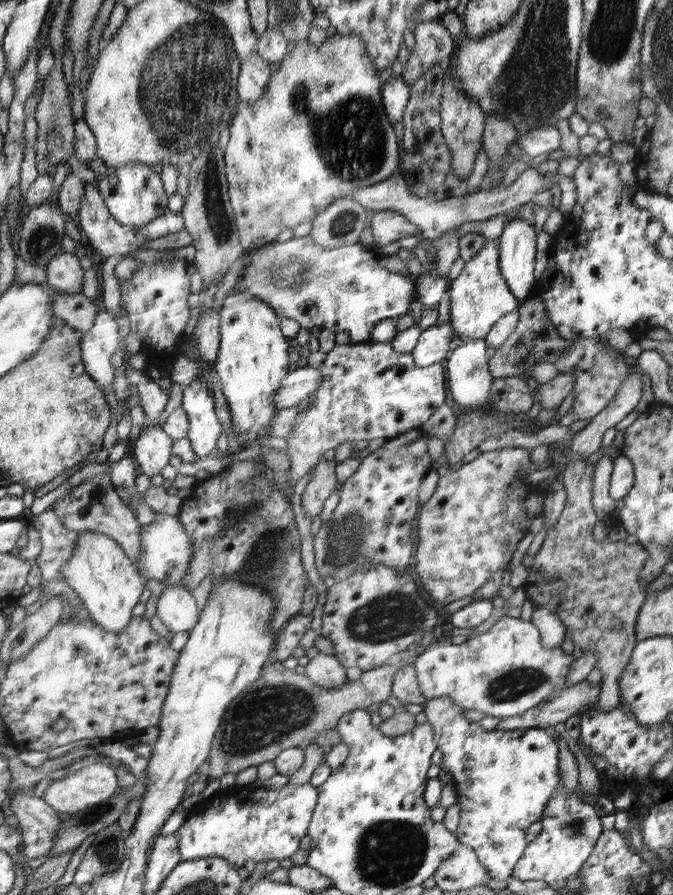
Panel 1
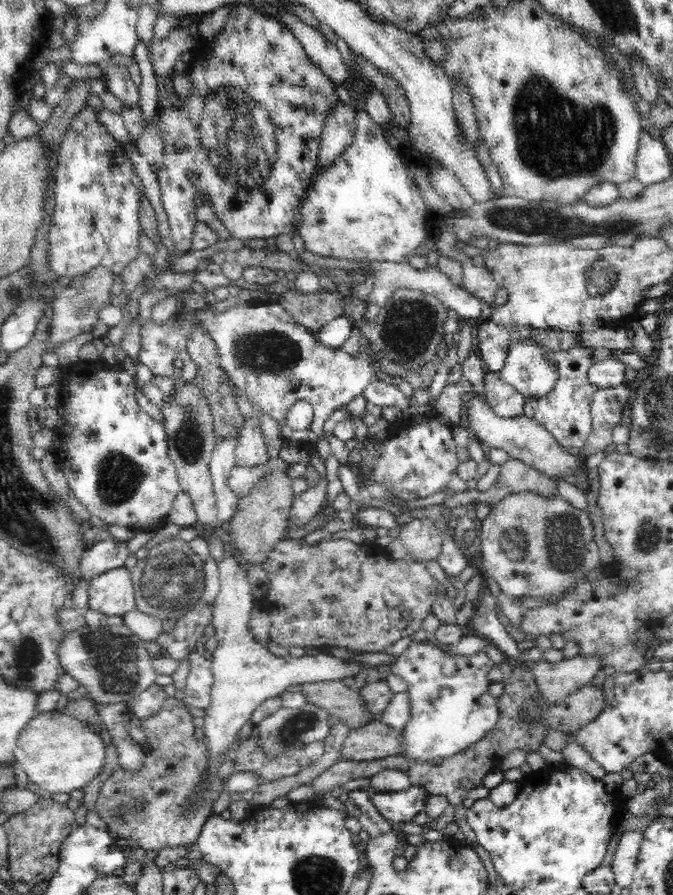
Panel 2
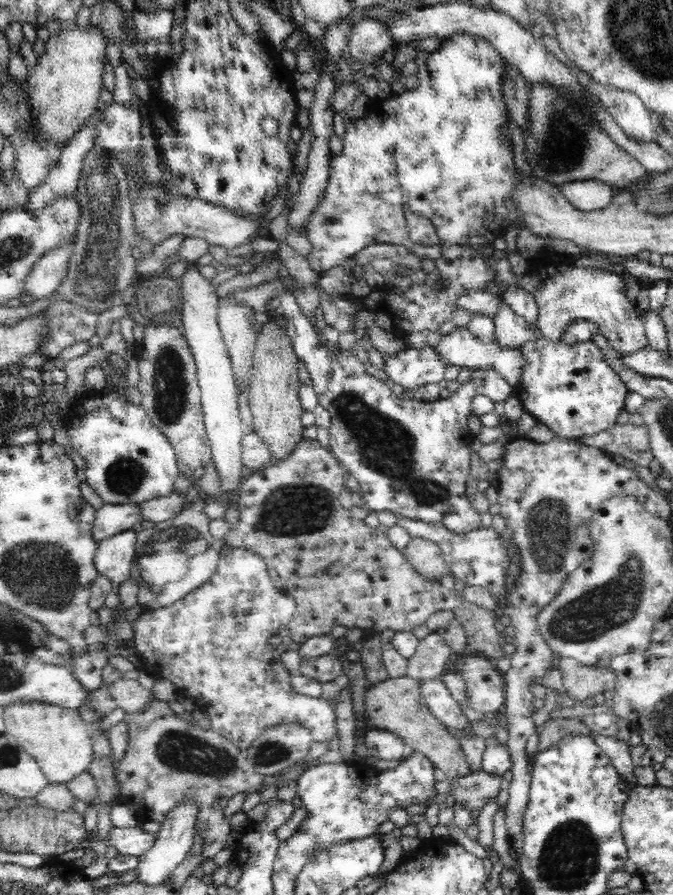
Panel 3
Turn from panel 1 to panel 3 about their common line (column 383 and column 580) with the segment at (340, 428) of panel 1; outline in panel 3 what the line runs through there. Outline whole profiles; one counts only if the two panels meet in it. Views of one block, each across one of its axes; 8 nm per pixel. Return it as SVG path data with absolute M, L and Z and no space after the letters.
M530 339L520 348L524 357L524 368L521 370L520 382L517 384L515 397L523 410L528 411L536 422L545 424L556 437L570 440L591 437L616 425L618 415L625 410L629 389L621 377L613 370L608 359L605 359L602 348L592 341L576 344L552 341L550 339Z

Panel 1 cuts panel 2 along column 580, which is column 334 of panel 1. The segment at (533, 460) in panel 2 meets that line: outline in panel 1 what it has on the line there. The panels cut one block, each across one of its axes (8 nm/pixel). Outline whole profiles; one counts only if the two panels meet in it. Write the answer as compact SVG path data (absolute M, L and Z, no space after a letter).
M320 459L313 468L308 486L302 493L301 502L302 510L306 516L313 520L314 516L318 516L322 512L324 500L338 488L338 478L334 474L334 460Z

